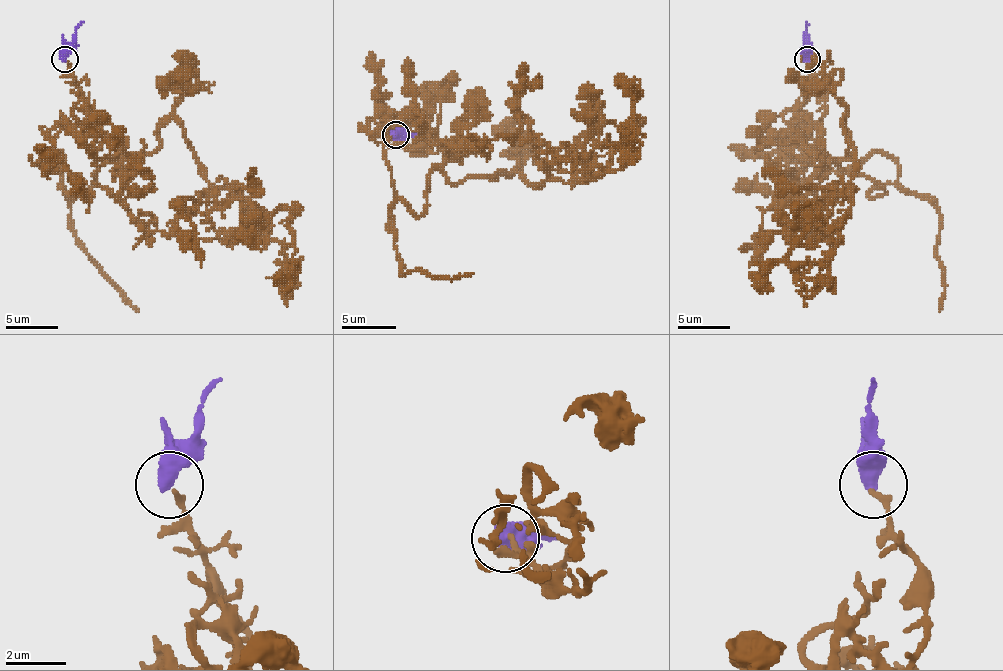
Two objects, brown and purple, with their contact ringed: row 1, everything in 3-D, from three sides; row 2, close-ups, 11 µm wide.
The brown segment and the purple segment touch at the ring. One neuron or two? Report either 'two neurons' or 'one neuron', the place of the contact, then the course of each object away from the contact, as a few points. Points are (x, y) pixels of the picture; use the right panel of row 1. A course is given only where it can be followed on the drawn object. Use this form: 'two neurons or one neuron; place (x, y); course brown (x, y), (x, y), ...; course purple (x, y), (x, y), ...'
two neurons; place (807, 59); course brown (806, 61), (824, 110), (793, 152), (827, 163), (809, 233), (832, 194), (840, 241), (751, 280); course purple (806, 58), (806, 22)

